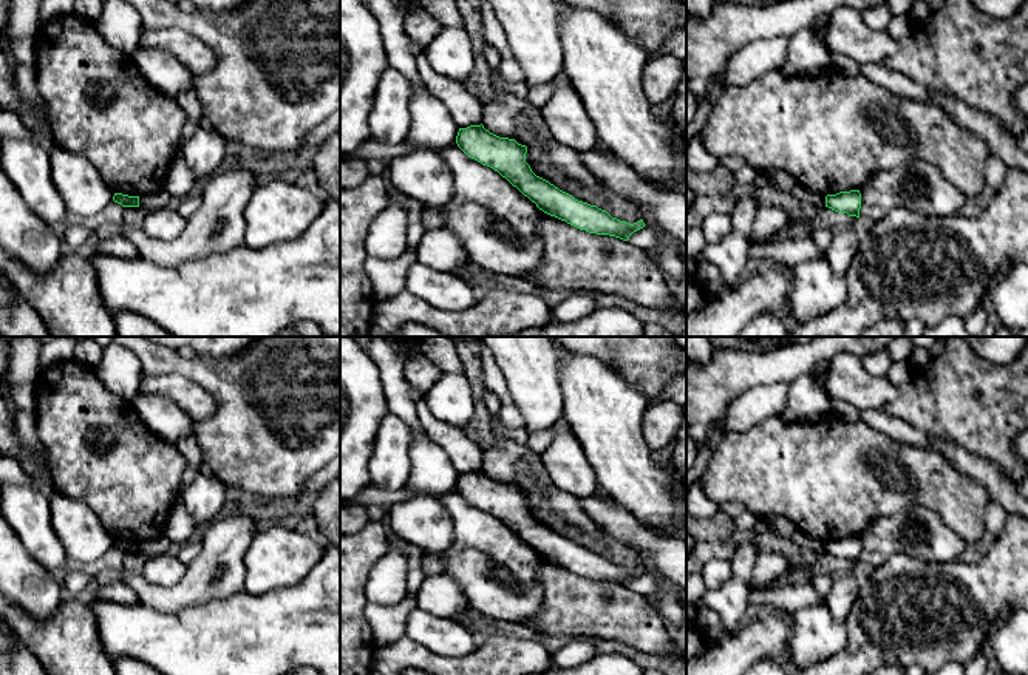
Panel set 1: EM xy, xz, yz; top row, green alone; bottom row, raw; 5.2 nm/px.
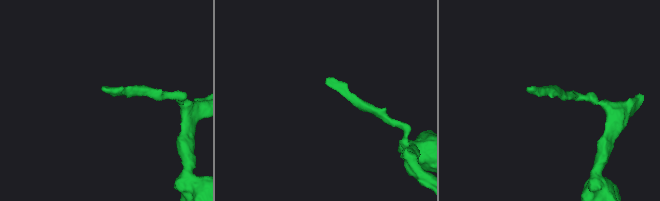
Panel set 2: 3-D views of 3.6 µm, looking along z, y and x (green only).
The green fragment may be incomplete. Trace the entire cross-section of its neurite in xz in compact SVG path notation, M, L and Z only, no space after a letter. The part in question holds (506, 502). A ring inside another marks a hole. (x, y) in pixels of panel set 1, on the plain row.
M484 471L459 474L458 493L471 505L498 517L544 559L597 581L609 581L628 587L643 575L643 565L629 570L612 564L606 556L575 545L549 527L536 522L526 508L527 493L515 485L499 483Z

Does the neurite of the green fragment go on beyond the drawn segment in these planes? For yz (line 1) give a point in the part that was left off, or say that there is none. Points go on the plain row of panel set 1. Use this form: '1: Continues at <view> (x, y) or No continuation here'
1: No continuation here

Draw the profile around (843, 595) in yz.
M858 573L835 576L830 593L824 604L829 607L829 610L836 619L844 622L849 618L853 604L856 602L858 592L860 592Z

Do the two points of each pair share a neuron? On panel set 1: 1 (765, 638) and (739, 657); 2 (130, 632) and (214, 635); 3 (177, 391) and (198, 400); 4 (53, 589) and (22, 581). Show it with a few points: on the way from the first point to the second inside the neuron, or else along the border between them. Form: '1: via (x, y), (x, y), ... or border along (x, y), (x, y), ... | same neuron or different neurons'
1: via (759, 638), (745, 651) | same neuron
2: via (150, 635), (194, 635) | same neuron
3: via (181, 391), (194, 399) | same neuron
4: via (45, 589), (33, 589), (30, 586) | same neuron

